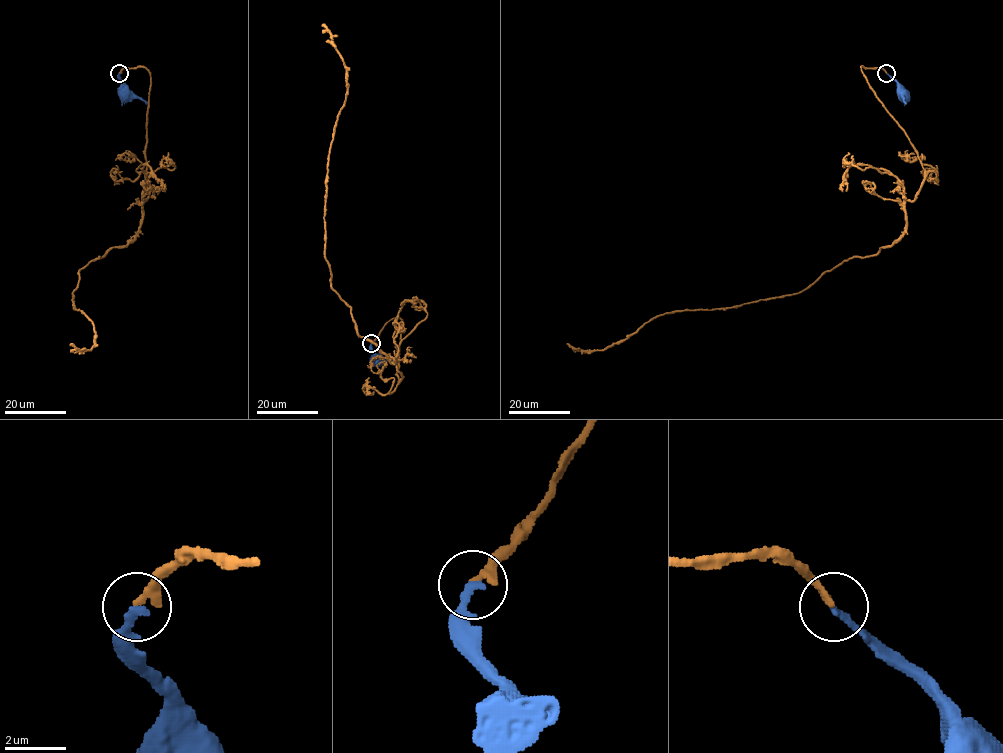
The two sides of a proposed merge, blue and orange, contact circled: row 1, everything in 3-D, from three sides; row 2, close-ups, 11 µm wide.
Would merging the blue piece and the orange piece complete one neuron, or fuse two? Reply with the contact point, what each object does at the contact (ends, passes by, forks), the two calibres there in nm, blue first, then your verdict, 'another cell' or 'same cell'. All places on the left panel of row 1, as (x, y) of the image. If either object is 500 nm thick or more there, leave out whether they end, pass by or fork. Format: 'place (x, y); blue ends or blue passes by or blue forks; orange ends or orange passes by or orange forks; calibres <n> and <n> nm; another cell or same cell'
place (119, 73); blue ends; orange ends; calibres 240 and 240 nm; same cell

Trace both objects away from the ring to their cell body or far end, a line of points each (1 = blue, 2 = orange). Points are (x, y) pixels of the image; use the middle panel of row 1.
1: (371, 343), (370, 349), (378, 361)
2: (371, 343), (402, 321), (399, 381), (358, 334), (325, 255), (347, 68), (323, 23)

